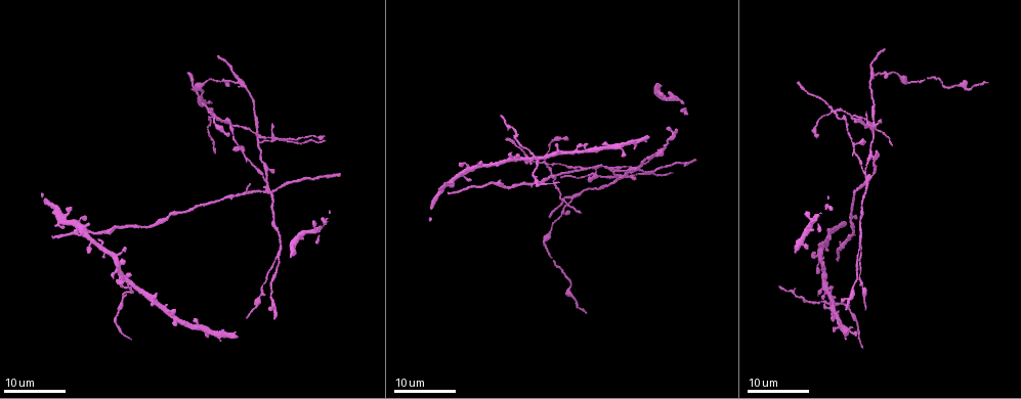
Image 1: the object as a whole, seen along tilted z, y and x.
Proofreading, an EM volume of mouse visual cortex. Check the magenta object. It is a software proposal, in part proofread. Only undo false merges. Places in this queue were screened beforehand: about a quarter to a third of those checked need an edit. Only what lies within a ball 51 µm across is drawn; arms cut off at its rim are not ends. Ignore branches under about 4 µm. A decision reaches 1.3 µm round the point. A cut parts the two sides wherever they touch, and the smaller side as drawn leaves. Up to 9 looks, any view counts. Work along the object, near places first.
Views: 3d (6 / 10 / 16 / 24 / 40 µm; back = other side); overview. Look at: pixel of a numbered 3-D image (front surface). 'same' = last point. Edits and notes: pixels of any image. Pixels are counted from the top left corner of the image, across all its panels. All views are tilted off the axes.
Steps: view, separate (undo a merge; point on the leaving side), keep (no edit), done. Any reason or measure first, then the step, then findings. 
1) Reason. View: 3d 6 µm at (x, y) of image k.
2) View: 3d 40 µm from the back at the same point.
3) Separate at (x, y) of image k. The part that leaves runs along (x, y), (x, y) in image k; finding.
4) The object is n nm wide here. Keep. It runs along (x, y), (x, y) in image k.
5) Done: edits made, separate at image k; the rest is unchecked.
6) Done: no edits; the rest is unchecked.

Four or more arms meet. View: 3d 16 µm at (270, 188) of image 1.

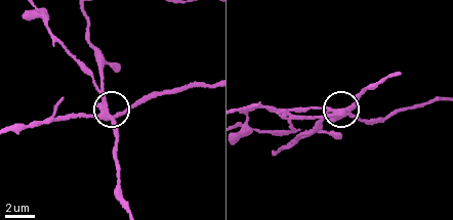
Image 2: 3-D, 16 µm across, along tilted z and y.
Closer look. View: 3d 10 µm at (339, 111) of image 2.

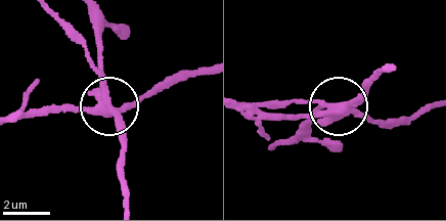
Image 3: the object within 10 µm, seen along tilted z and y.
The object is 380 nm wide here. Separate at (137, 104) of image 3. The part that leaves runs along (108, 108), (35, 106), (13, 114) in image 3; a second cell is stuck on.

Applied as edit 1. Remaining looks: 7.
View: 3d 24 µm at (857, 152) of image 1.

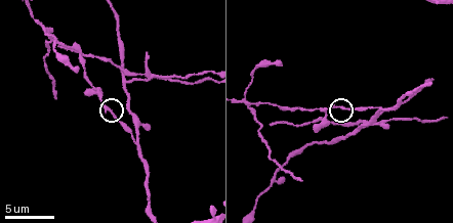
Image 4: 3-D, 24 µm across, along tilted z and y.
View: 3d 6 µm at (339, 106) of image 4.

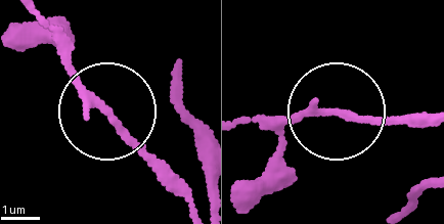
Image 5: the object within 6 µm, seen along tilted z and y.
The object is 190 nm wide here. Keep. It runs along (90, 115), (94, 100), (51, 33) in image 5; all the same cell.

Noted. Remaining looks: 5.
Four or more arms meet. View: 3d 16 µm at (246, 102) of image 4.

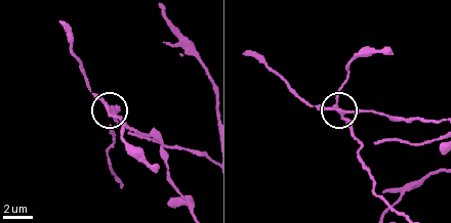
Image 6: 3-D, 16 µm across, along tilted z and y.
View: 3d 6 µm at (340, 110) of image 6.

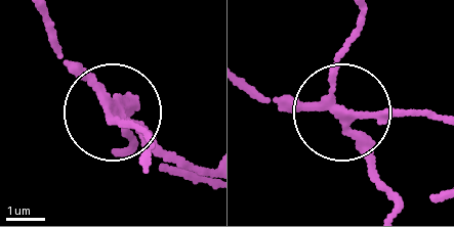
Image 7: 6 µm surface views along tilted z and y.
Separate at (127, 96) of image 7. A second cell is stuck on.

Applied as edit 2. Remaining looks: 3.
Four or more arms meet. View: 3d 16 µm at (136, 289) of image 1.

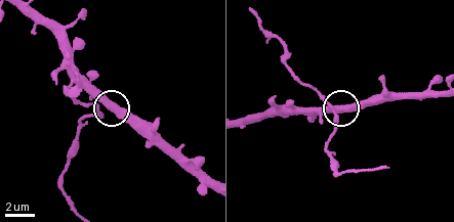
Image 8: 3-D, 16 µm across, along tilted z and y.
View: 3d 6 µm at (338, 111) of image 8.

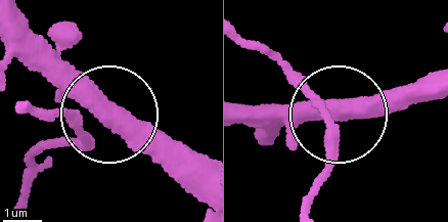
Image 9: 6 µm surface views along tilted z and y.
4 arms meet here. Keep. All the same cell.

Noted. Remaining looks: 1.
Done: edits made, separate at image 3, separate at image 7; the rest is unchecked.

